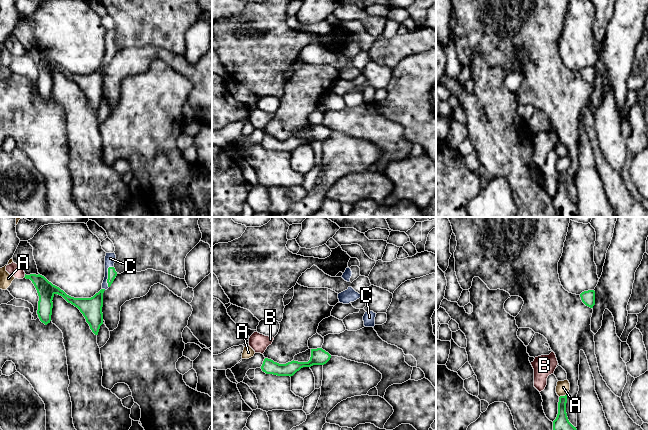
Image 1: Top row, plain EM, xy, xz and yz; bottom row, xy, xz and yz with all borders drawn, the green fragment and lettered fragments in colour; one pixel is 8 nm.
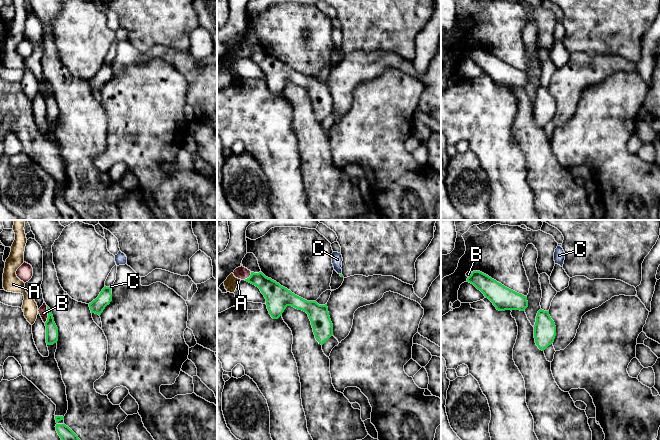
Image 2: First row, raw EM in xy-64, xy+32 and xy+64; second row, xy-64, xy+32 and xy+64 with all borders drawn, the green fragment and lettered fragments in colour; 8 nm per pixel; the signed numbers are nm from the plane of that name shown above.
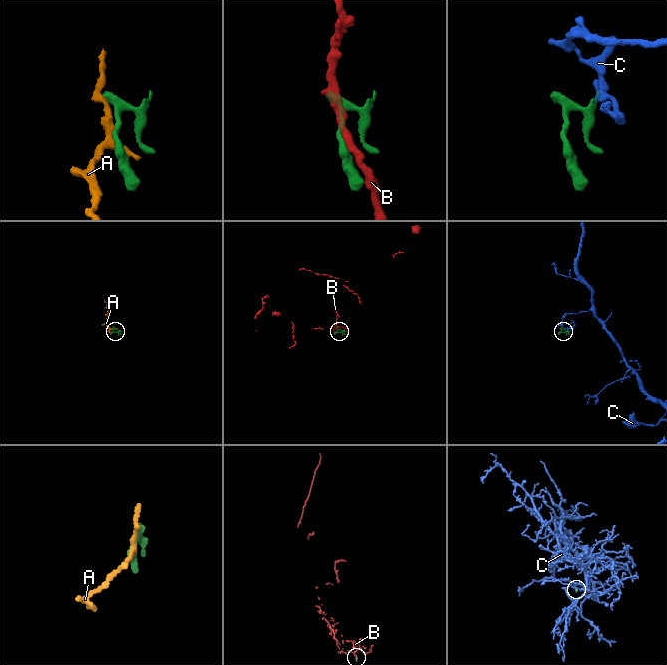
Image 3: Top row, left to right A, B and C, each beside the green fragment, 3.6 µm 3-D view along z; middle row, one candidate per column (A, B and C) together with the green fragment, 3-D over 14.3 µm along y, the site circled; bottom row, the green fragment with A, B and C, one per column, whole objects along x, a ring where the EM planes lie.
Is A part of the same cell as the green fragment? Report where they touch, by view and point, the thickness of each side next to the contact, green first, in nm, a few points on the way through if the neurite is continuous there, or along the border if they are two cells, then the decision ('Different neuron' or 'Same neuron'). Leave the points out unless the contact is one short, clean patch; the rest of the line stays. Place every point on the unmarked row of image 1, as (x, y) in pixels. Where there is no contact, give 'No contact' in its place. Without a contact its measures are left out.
Touches green at yz (562, 172). Thickness 150 nm (green) against 110 nm. Different neuron

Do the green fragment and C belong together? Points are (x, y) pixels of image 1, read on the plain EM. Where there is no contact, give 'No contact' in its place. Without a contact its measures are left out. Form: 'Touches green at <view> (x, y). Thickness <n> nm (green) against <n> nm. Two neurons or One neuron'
Touches green at xy (108, 51). Thickness 70 nm (green) against 90 nm. One neuron

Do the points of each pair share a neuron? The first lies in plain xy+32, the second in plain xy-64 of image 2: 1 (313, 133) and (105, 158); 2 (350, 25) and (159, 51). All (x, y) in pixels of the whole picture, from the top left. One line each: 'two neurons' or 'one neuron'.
1: two neurons
2: two neurons

